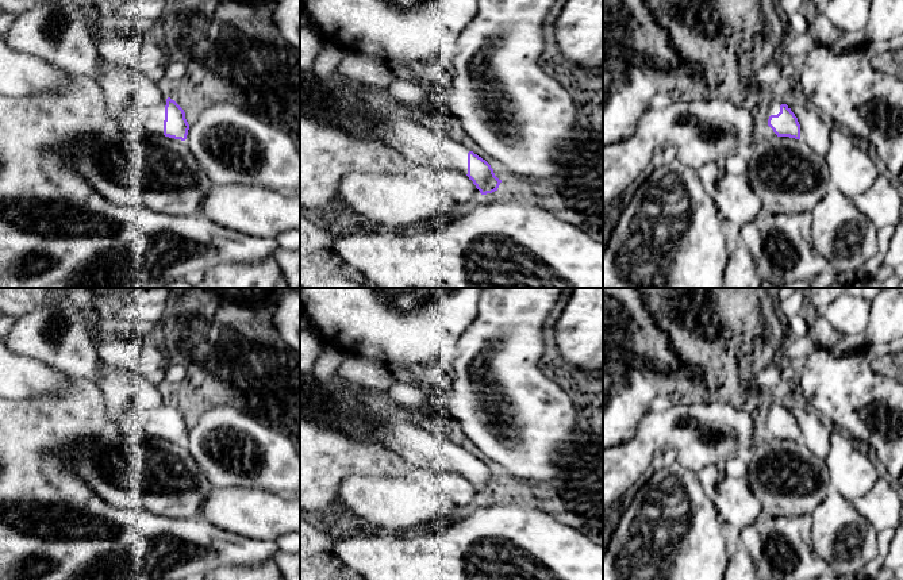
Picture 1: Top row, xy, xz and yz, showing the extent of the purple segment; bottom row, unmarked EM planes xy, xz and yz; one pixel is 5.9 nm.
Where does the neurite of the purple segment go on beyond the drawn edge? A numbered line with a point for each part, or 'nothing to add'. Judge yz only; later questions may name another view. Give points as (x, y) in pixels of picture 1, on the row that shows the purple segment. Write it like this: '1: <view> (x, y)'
1: yz (773, 108)

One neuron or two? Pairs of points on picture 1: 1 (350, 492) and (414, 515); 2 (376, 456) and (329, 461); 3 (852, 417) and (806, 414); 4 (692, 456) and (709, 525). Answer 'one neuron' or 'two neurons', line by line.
1: one neuron
2: one neuron
3: two neurons
4: two neurons

